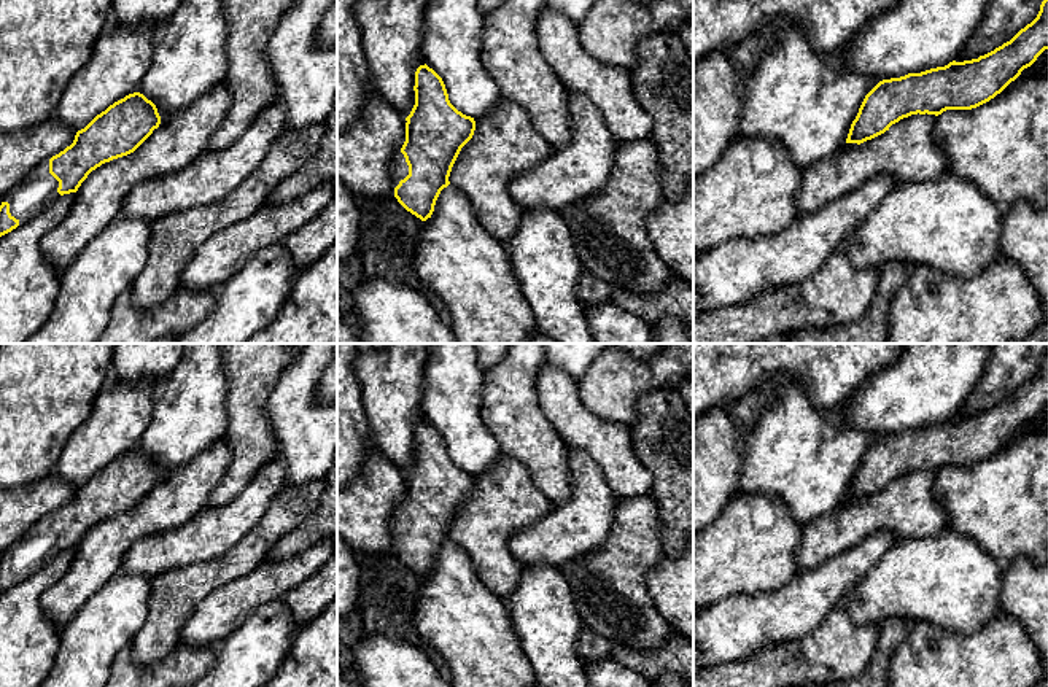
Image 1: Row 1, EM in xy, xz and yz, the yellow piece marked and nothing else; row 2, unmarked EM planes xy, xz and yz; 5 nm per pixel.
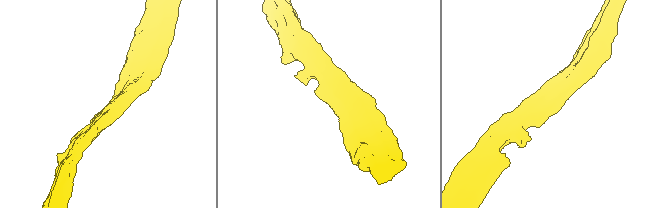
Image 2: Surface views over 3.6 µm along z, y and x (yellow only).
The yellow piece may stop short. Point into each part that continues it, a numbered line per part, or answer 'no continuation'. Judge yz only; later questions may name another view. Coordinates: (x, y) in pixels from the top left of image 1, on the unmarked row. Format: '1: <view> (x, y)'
no continuation

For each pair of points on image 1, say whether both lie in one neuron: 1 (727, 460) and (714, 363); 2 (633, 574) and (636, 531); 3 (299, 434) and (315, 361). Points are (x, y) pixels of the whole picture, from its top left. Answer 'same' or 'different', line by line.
1: different
2: same
3: same

